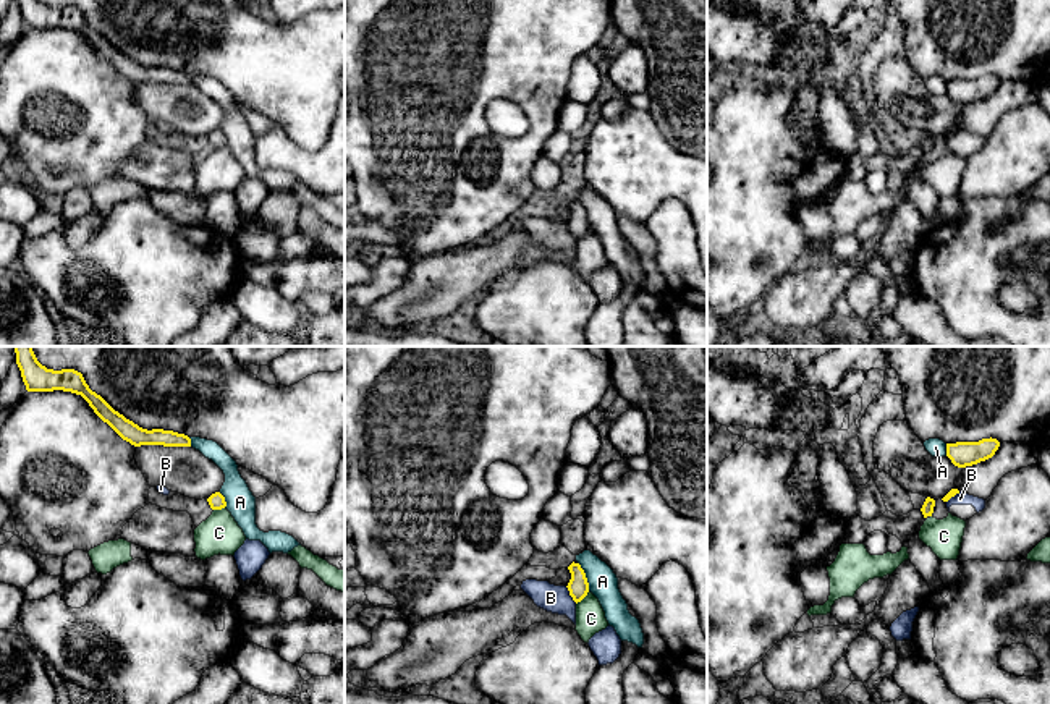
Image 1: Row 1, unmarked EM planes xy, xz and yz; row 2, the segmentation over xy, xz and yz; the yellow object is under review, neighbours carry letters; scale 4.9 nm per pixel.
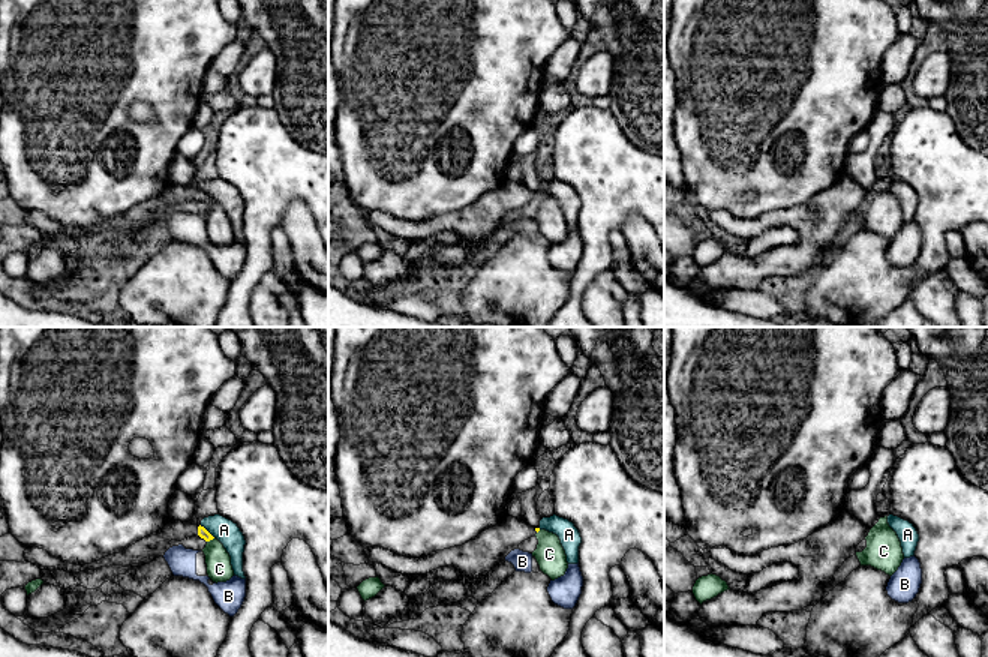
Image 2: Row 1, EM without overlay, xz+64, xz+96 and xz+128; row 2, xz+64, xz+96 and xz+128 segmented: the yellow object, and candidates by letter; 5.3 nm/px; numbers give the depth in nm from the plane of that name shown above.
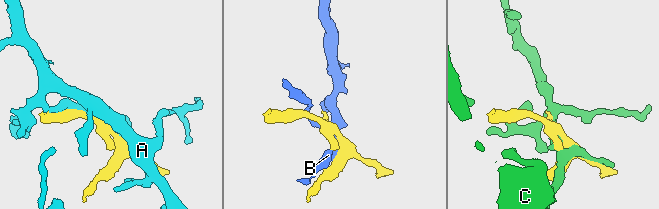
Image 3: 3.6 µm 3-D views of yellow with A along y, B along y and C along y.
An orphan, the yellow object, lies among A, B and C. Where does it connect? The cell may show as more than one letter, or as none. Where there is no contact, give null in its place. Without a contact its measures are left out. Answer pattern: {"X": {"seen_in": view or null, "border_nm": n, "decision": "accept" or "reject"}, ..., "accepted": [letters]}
{"A": {"seen_in": "xz", "border_nm": 160, "decision": "reject"}, "B": {"seen_in": "xz", "border_nm": 110, "decision": "reject"}, "C": {"seen_in": "xz", "border_nm": 100, "decision": "reject"}, "accepted": []}

